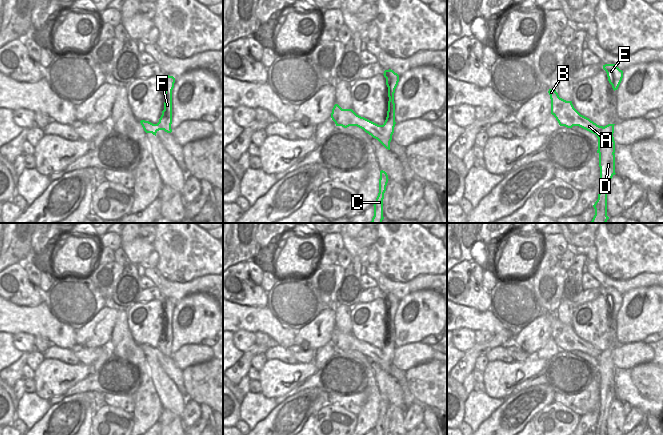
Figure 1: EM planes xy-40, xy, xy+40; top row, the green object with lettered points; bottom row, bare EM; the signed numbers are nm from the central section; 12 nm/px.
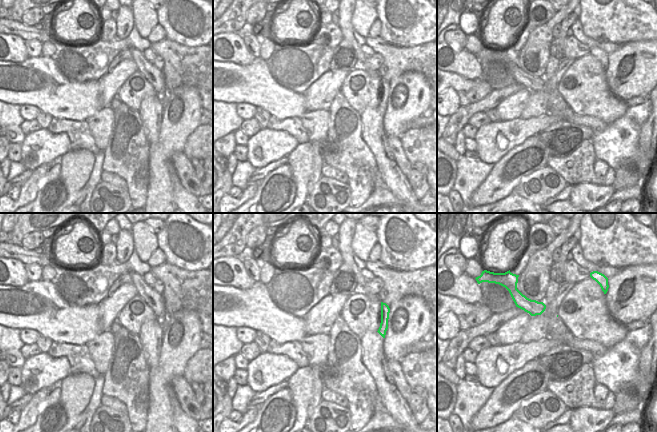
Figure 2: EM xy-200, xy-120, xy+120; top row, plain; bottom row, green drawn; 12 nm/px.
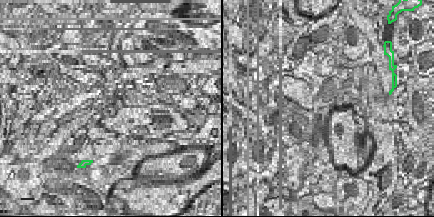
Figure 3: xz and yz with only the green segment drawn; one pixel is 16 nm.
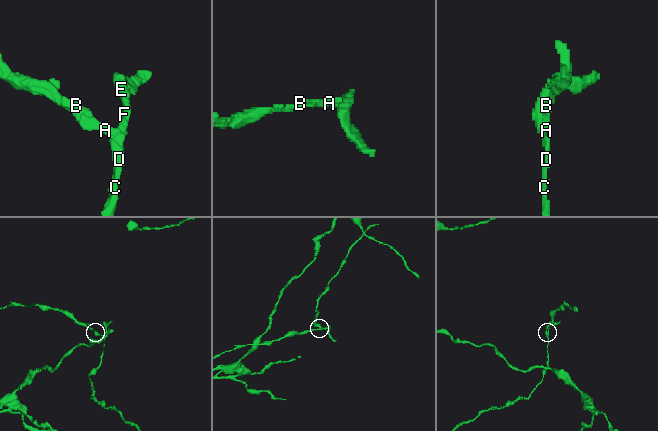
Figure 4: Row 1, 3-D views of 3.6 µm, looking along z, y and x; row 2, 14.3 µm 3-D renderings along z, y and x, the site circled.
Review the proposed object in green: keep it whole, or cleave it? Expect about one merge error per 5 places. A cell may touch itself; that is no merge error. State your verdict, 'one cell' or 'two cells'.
two cells

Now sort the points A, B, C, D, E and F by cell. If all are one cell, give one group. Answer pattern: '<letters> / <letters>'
A B / C D E F

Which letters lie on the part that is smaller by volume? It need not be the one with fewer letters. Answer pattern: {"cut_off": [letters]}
{"cut_off": ["A", "B"]}

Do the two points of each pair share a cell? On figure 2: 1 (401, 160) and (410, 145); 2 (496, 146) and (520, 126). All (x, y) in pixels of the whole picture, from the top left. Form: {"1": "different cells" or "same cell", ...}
{"1": "different cells", "2": "same cell"}

